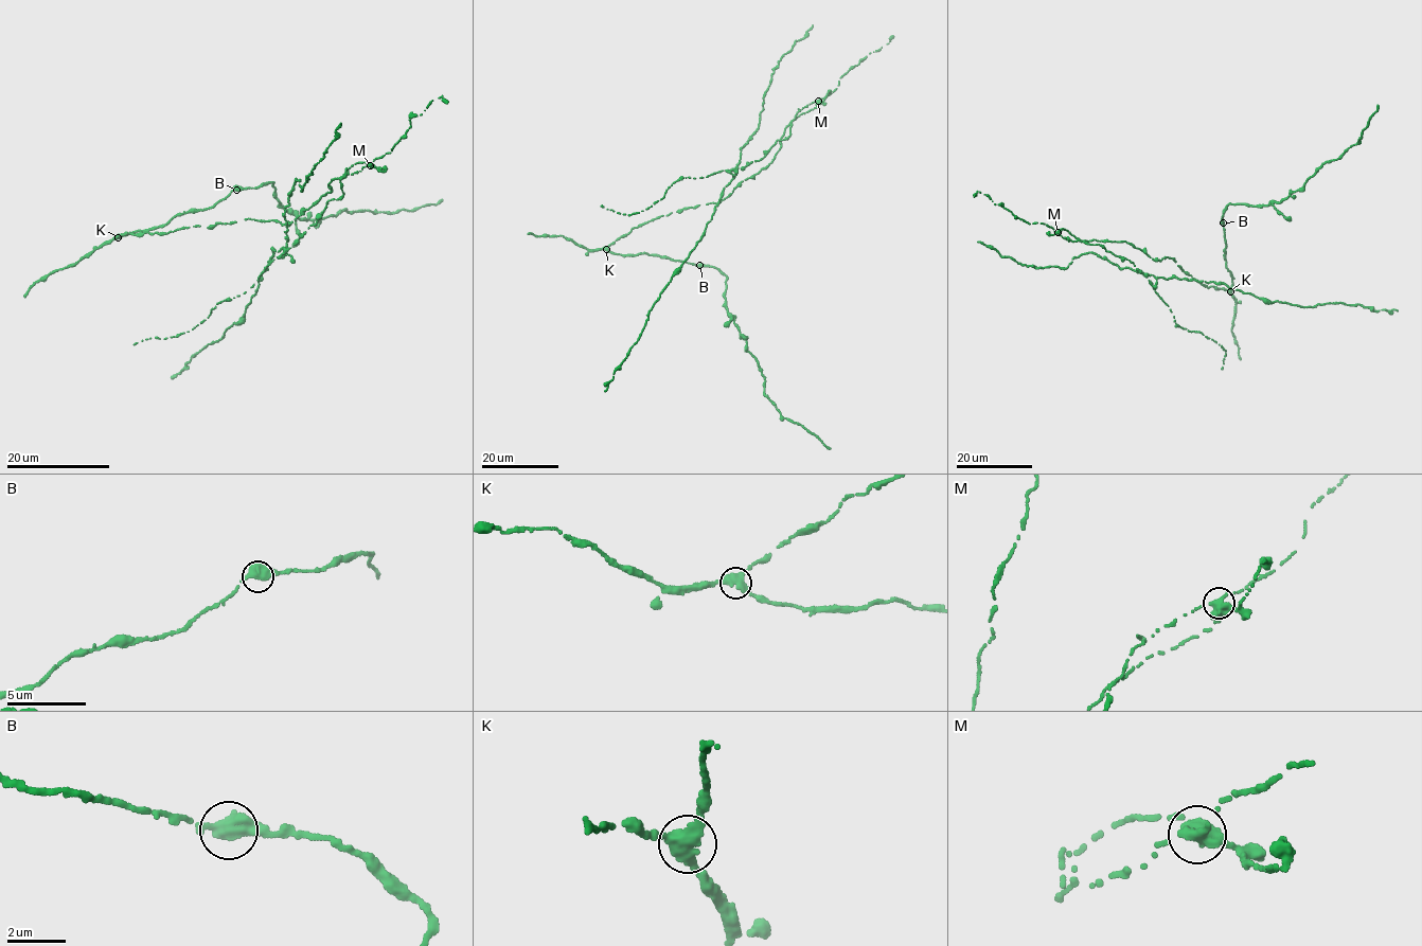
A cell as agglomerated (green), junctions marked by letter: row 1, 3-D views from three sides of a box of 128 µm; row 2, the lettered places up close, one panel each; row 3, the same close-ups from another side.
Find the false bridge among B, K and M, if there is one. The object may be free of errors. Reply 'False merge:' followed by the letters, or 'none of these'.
False merge: M

